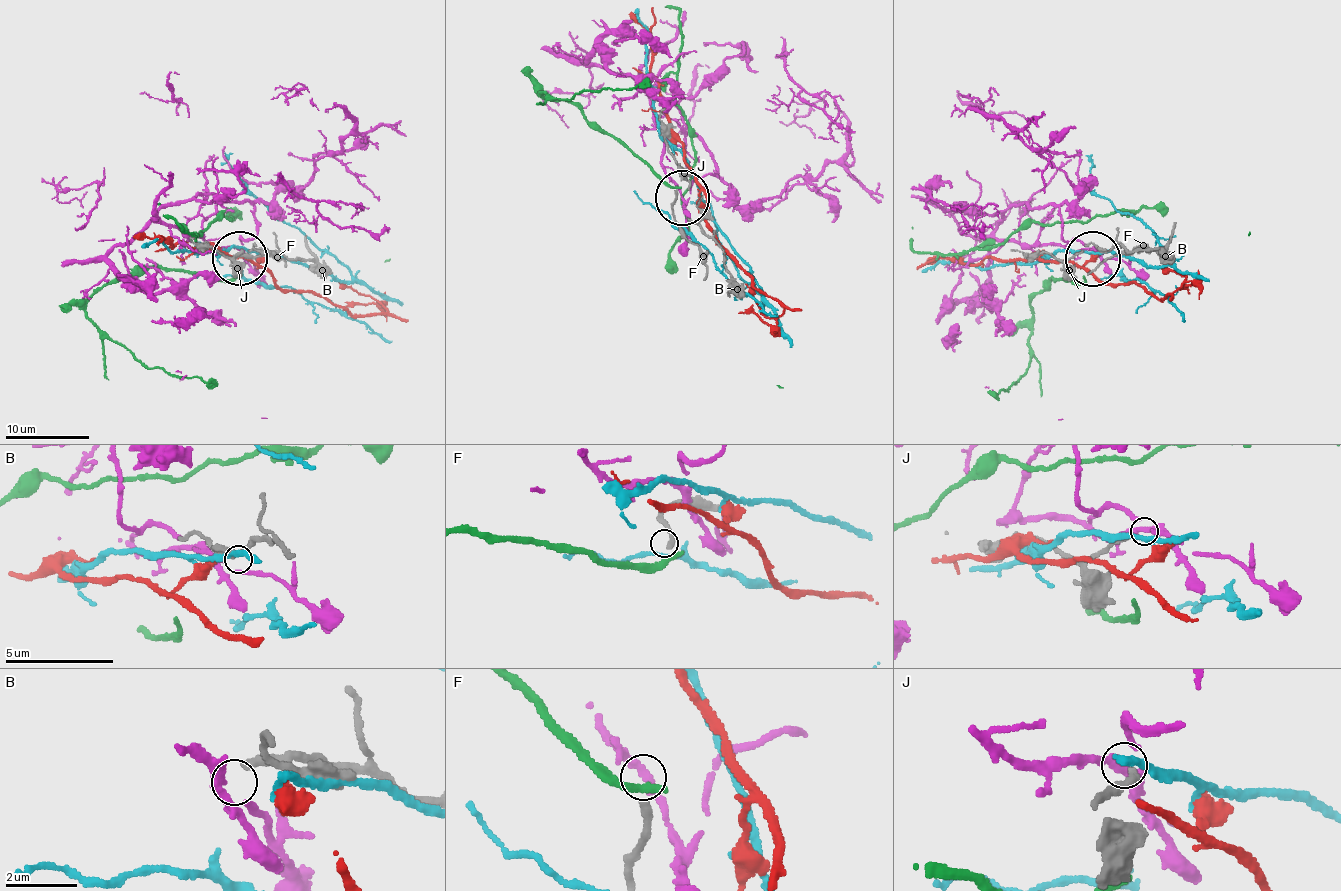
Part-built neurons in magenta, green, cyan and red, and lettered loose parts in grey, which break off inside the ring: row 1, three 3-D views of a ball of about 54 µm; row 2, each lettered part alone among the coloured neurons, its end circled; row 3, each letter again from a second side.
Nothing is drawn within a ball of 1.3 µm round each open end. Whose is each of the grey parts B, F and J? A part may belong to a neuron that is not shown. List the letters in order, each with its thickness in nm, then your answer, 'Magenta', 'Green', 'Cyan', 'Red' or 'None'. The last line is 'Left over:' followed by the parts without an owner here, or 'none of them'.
B: Thickness 220 nm. None
F: Thickness 240 nm. None
J: Thickness 200 nm. None
Left over: B, F, J

